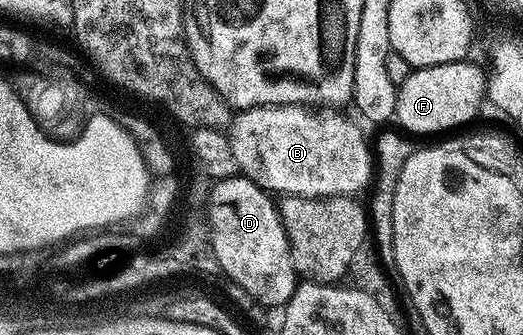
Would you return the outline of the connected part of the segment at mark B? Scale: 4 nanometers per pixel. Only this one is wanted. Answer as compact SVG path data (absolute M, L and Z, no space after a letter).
M258 105L232 116L229 136L239 173L275 195L289 197L351 197L359 195L373 181L373 149L363 133L335 107L298 105Z

